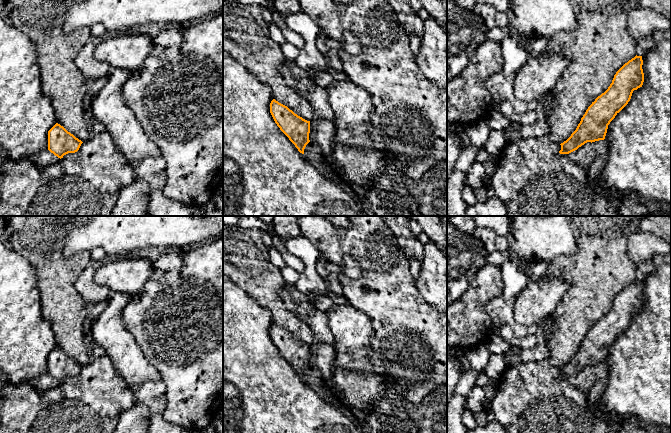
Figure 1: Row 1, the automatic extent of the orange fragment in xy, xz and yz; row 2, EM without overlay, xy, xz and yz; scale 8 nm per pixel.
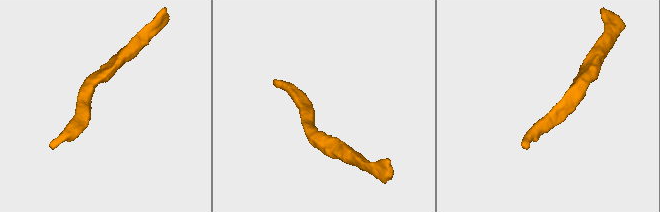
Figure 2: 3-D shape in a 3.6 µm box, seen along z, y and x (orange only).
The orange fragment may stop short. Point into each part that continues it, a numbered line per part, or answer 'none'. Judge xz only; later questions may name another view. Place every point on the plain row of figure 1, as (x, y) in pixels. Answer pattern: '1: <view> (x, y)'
none

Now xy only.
none

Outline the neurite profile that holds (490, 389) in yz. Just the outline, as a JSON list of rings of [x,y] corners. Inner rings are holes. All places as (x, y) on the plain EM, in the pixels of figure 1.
[[[489,380],[488,384],[483,388],[487,399],[490,401],[497,393],[497,384],[493,380]]]

